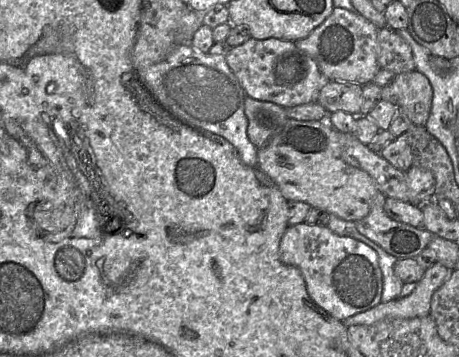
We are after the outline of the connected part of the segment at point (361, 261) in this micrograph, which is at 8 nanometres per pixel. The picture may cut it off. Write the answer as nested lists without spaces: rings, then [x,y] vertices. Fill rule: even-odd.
[[[306,222],[288,226],[279,245],[281,261],[297,267],[312,301],[337,320],[365,312],[381,302],[383,276],[376,251],[354,238],[339,236],[328,228]]]

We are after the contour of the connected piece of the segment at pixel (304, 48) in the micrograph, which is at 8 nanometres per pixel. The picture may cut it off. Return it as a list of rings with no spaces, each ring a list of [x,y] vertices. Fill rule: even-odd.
[[[334,7],[331,14],[307,37],[293,42],[301,52],[317,63],[320,72],[329,81],[338,80],[364,85],[371,82],[380,69],[377,62],[378,29],[356,11]]]

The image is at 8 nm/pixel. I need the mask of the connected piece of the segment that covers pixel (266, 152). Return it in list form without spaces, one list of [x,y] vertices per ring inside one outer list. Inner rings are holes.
[[[289,119],[283,128],[264,146],[257,149],[257,167],[279,188],[281,194],[289,202],[302,201],[313,208],[334,214],[346,221],[359,221],[370,211],[376,194],[379,192],[370,175],[348,164],[342,157],[338,130],[326,121],[299,121]]]

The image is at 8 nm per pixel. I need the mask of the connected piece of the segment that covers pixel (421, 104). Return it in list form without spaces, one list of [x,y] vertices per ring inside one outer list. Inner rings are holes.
[[[412,70],[397,74],[391,84],[396,90],[397,107],[403,109],[412,124],[425,126],[433,98],[427,77]]]

